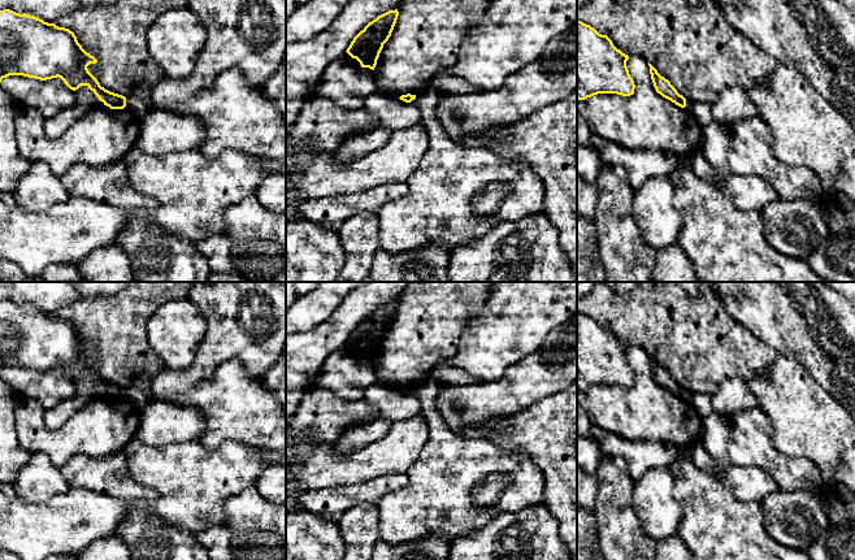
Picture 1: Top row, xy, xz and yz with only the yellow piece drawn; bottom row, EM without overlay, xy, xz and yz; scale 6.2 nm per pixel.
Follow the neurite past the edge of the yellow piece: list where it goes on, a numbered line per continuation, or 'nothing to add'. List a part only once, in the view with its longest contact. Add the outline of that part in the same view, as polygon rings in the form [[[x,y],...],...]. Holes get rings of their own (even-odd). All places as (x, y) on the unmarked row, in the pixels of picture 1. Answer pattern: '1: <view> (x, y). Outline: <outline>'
nothing to add

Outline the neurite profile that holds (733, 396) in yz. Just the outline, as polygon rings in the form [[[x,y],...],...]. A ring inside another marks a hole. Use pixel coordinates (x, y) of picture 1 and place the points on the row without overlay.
[[[741,377],[724,379],[712,395],[713,412],[724,416],[735,416],[754,408],[759,408],[759,404]]]

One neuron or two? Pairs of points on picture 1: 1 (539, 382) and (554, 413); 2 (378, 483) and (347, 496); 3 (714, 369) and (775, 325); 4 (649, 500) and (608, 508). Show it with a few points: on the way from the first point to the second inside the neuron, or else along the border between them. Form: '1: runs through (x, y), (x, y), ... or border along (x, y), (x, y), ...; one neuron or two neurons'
1: border along (563, 390), (550, 394), (519, 412); two neurons
2: runs through (370, 491), (355, 494); one neuron
3: border along (734, 318), (755, 337), (771, 346), (778, 355); two neurons
4: border along (634, 482), (632, 507), (643, 532); two neurons

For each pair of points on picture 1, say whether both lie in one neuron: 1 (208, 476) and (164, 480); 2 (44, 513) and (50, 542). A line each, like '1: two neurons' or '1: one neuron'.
1: one neuron
2: one neuron

